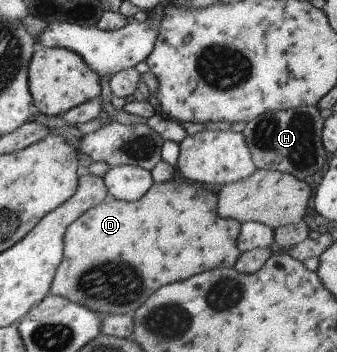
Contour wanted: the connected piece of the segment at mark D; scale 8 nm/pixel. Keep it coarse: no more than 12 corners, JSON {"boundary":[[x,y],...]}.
{"boundary":[[170,180],[67,226],[48,294],[133,314],[231,268],[241,225]]}

